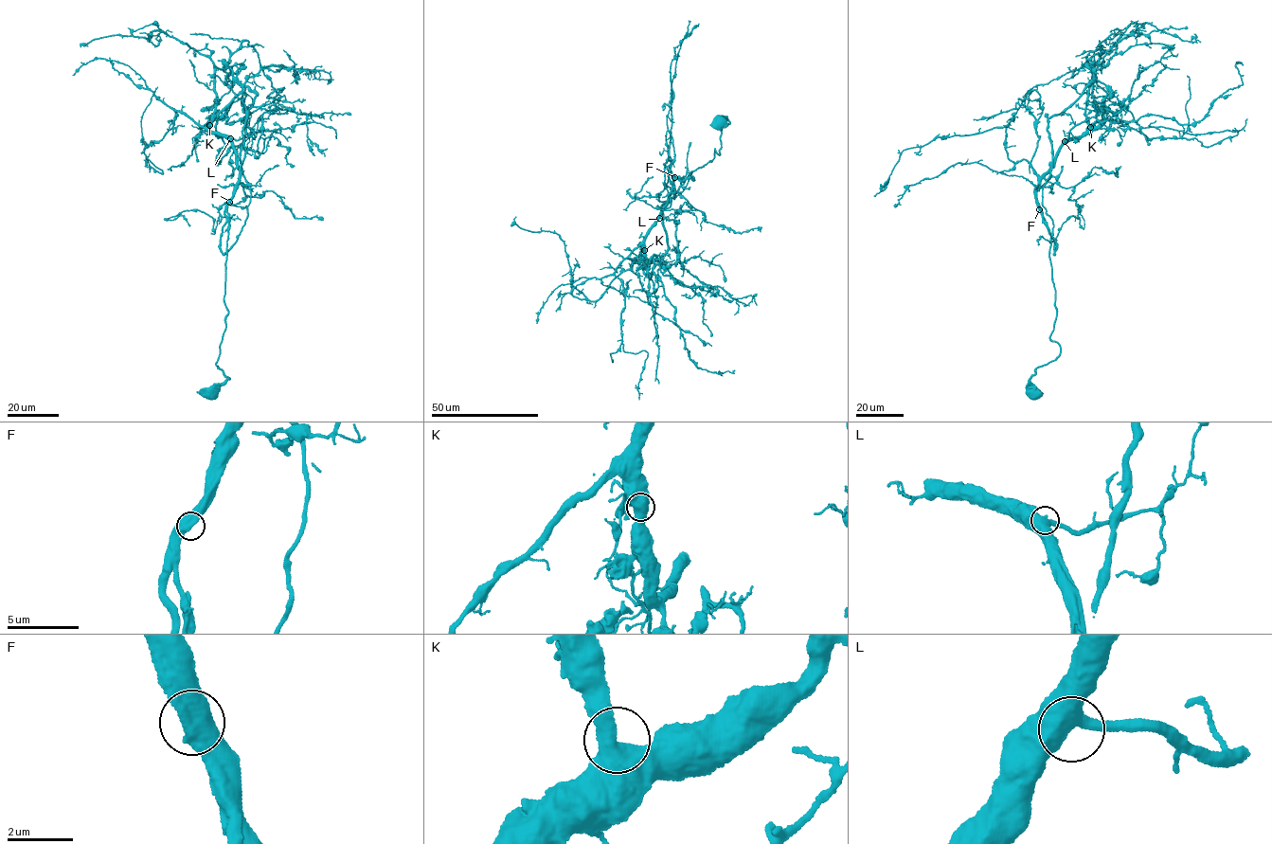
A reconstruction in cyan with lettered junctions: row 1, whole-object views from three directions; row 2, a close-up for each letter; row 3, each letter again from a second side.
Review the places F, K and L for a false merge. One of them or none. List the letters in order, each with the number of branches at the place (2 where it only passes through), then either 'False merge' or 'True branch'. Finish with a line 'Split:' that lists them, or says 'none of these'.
F: Branches: 2. True branch
K: Branches: 2. True branch
L: Branches: 2. True branch
Split: none of these

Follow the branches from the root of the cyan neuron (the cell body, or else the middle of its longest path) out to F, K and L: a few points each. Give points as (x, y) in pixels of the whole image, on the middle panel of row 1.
F: (719, 119), (726, 118), (728, 122), (723, 128), (720, 154), (714, 149), (710, 162), (685, 179), (673, 176)
K: (719, 119), (728, 122), (723, 128), (720, 154), (714, 149), (710, 162), (685, 179), (672, 178), (644, 250)
L: (719, 119), (728, 122), (723, 128), (720, 154), (714, 149), (710, 162), (685, 179), (672, 178), (659, 218)

